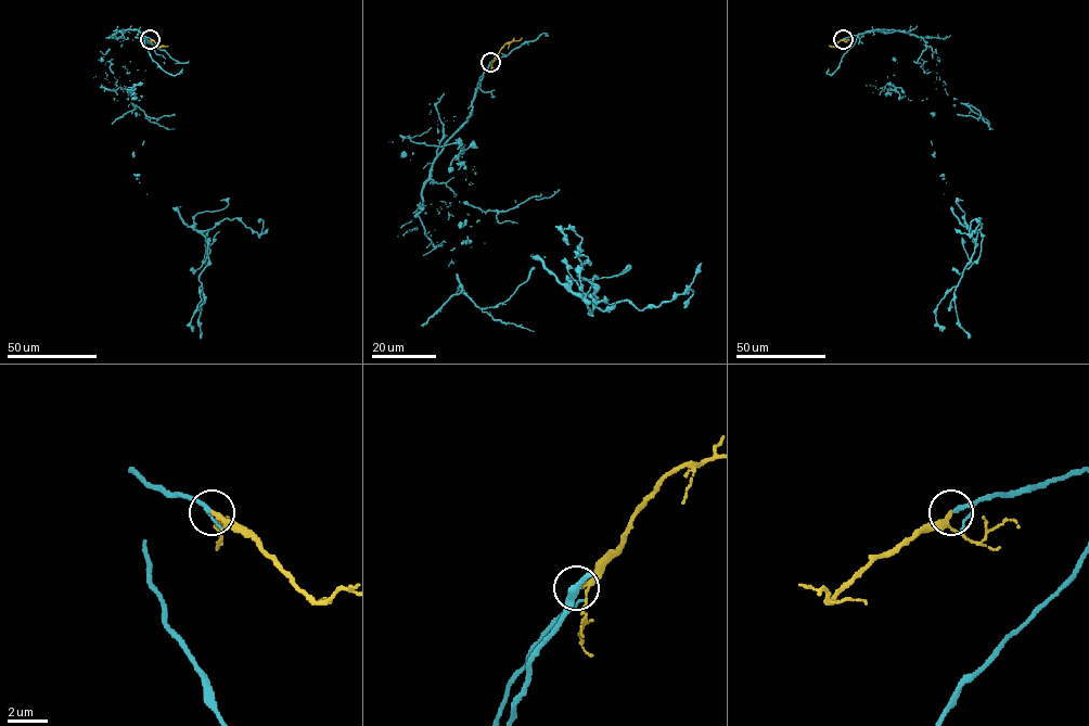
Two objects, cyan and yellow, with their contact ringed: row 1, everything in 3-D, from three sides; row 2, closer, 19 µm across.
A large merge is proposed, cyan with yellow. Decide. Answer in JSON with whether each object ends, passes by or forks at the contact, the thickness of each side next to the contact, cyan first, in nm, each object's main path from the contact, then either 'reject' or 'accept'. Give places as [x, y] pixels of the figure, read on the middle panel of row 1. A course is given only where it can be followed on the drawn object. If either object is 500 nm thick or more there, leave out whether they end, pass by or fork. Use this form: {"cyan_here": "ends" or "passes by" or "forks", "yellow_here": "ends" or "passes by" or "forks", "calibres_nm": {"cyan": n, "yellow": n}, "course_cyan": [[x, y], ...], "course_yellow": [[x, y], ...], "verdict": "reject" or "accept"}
{"cyan_here": "passes by", "yellow_here": "passes by", "calibres_nm": {"cyan": 140, "yellow": 170}, "course_cyan": [[490, 63], [405, 233], [441, 245], [478, 220], [459, 225], [471, 246], [597, 297], [567, 244]], "course_yellow": [[490, 62], [507, 43], [522, 37]], "verdict": "accept"}

